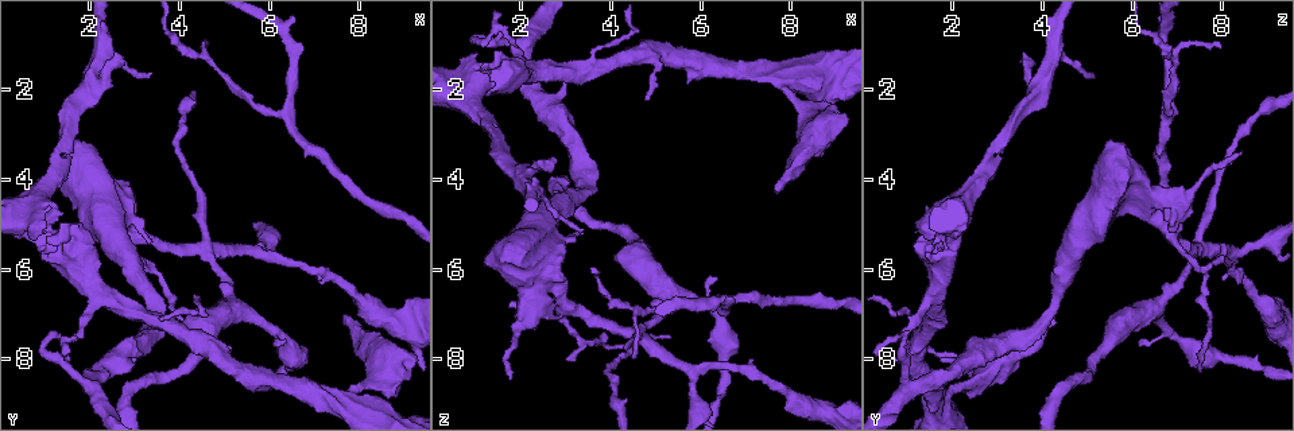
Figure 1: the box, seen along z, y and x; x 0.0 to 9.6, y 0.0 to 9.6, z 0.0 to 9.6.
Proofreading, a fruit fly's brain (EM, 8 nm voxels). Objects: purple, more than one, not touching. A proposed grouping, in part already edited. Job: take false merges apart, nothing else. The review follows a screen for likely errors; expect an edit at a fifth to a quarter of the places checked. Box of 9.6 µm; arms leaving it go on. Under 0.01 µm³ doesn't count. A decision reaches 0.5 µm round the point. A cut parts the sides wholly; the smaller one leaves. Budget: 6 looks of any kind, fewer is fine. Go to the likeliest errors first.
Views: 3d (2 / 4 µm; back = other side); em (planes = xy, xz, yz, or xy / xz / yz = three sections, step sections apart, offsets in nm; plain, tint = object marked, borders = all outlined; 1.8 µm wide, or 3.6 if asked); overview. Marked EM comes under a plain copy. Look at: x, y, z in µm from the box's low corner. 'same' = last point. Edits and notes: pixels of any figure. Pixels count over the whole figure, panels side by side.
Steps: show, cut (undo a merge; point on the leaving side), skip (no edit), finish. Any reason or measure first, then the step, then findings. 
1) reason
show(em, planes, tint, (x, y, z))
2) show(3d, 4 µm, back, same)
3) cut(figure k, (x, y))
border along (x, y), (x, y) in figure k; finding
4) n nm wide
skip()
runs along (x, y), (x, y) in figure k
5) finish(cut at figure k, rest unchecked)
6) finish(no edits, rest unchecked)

show(em, yz, step 16, tint, (4.55, 5.55, 7.40))

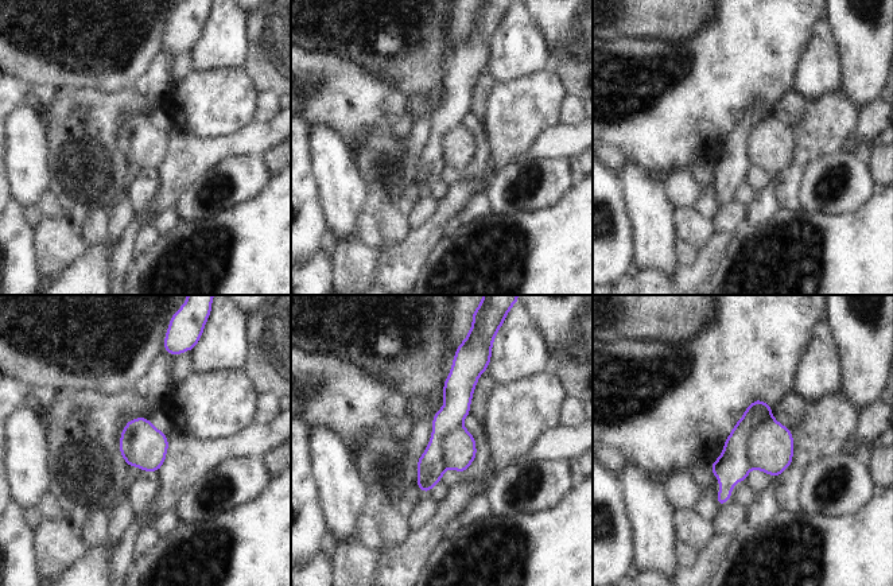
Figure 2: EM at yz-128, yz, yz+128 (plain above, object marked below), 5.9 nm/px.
show(em, planes, borders, same)

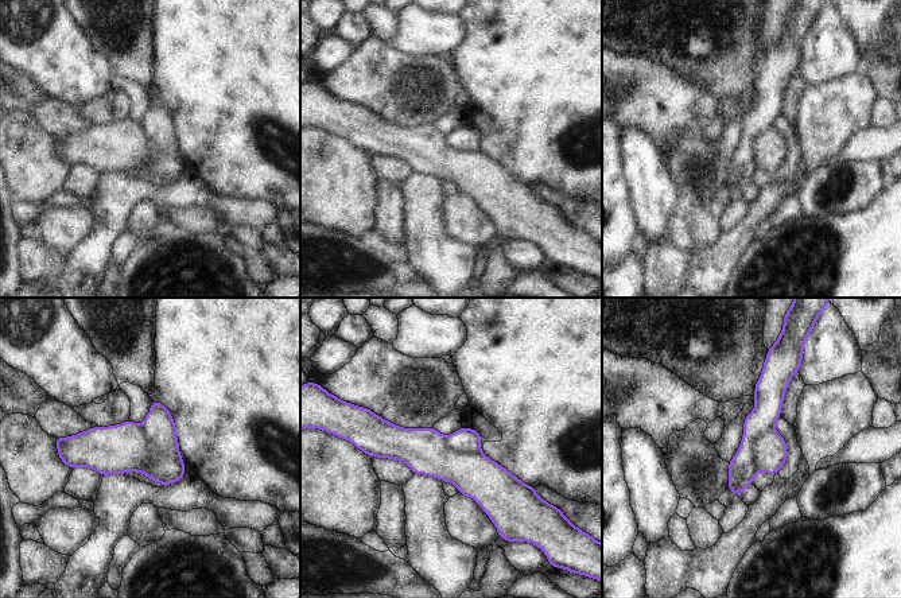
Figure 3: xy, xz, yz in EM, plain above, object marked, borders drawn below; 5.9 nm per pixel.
cut(figure 3, (742, 468))
two cells meet here

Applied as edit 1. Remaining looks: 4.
show(overview)

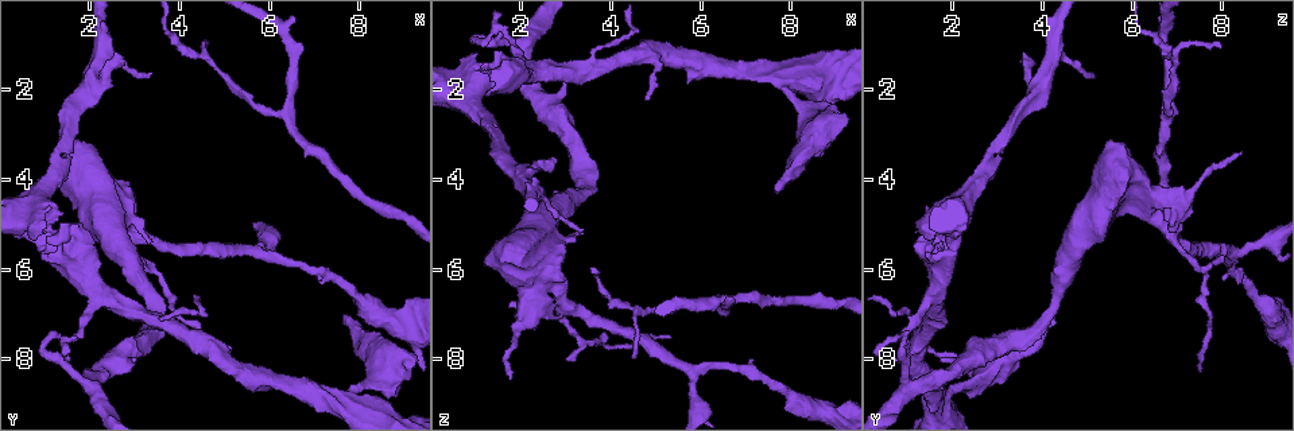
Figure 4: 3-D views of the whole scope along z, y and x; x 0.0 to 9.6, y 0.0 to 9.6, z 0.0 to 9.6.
two arms in line, one across
show(3d, 4 µm, (6.40, 2.70, 6.75))

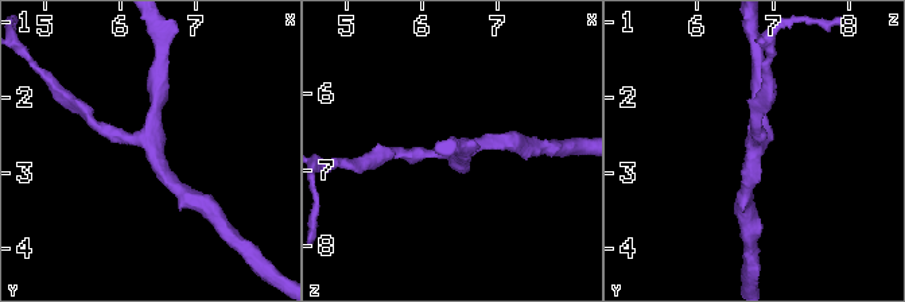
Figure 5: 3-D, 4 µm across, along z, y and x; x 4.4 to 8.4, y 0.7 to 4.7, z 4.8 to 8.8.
3 arms; arms of 180, 220, 220 nm
show(em, planes, tint, (6.40, 2.70, 6.75))

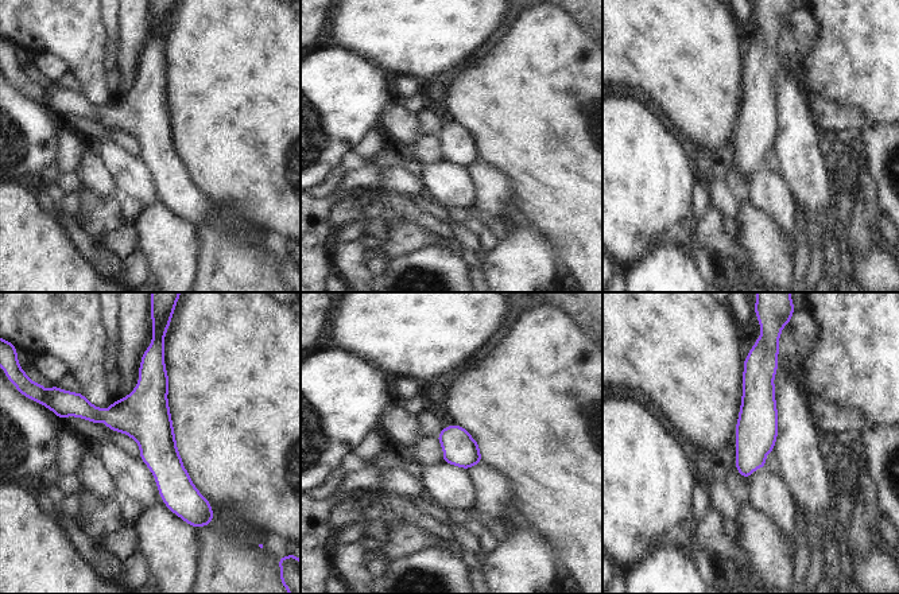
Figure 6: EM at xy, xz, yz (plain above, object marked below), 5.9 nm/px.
skip()
runs along (157, 362), (155, 438), (186, 515) in figure 6; continuous, no second cell

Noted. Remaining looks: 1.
finish(cut at figure 3, rest unchecked)

